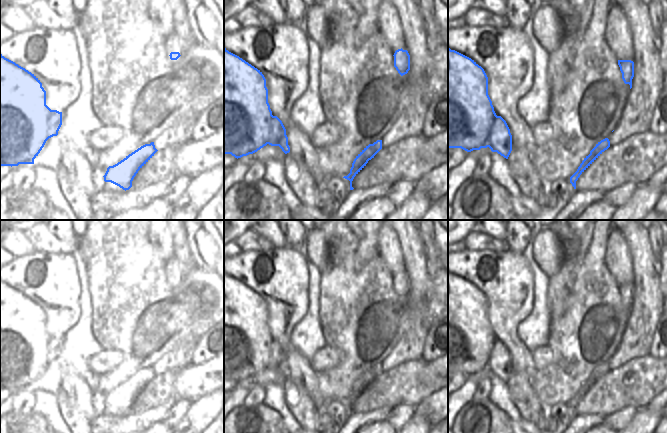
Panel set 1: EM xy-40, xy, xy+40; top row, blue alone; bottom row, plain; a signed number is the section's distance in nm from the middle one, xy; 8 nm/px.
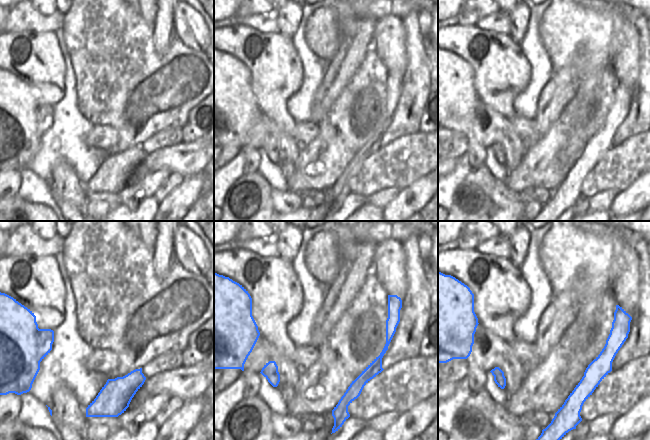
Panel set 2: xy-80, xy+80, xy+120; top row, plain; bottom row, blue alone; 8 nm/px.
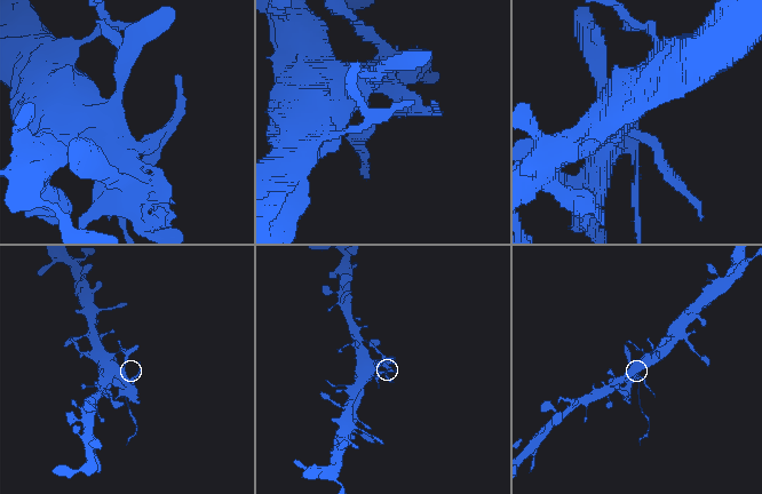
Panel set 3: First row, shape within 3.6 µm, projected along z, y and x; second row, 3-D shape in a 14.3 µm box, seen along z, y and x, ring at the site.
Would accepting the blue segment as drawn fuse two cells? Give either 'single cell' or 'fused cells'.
fused cells

